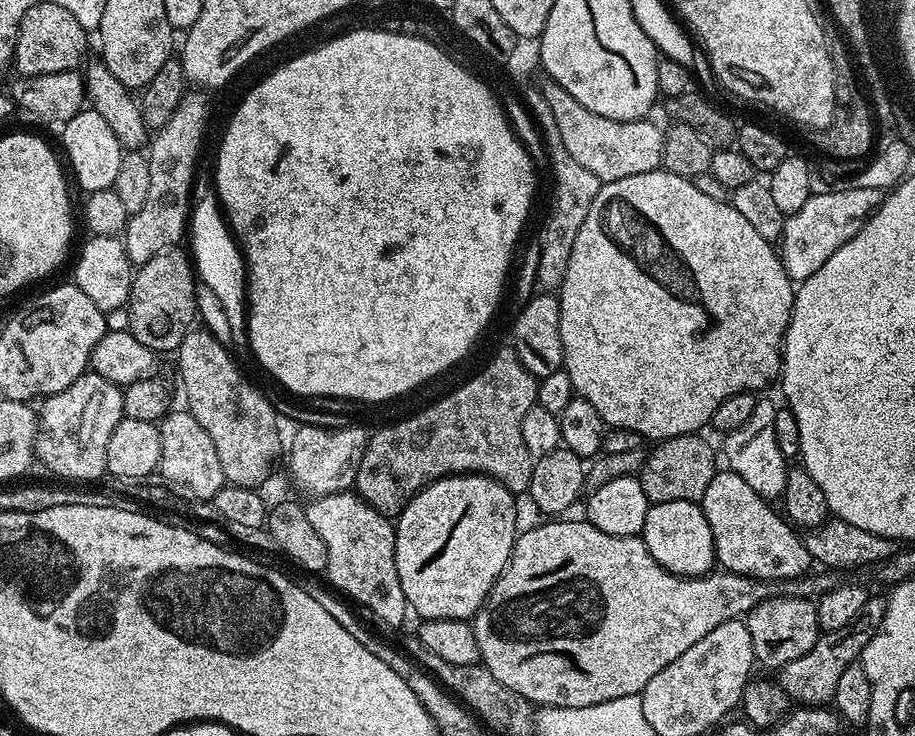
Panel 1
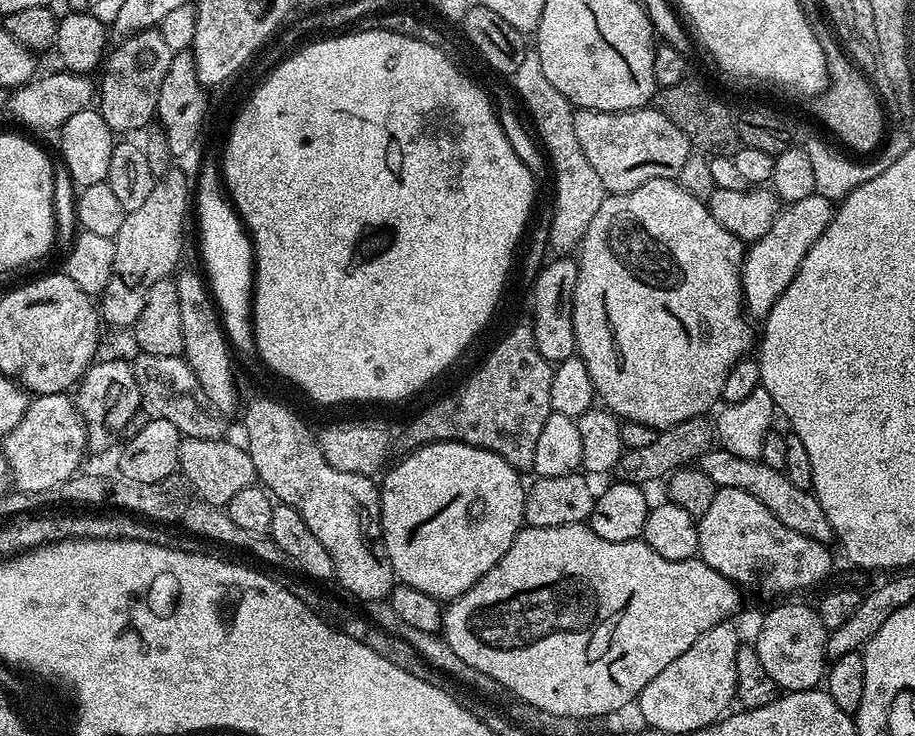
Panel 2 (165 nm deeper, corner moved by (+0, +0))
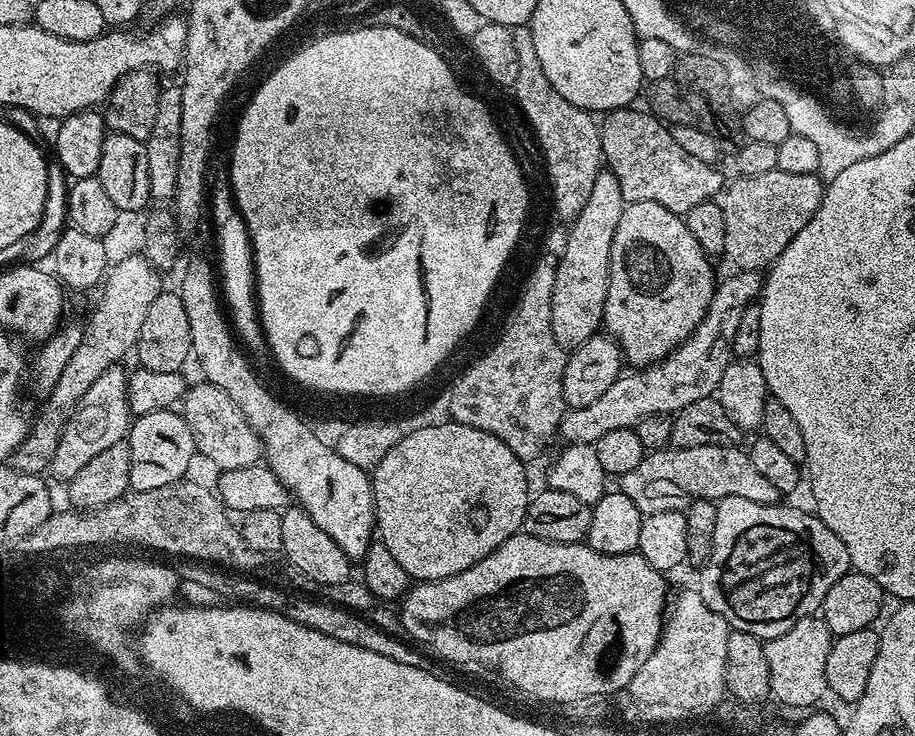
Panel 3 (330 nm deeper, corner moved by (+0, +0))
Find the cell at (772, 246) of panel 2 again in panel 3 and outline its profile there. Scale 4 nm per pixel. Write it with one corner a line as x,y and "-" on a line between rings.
737,271
736,276
732,276
729,280
721,279
716,286
716,293
714,294
714,298
710,300
710,306
706,310
706,314
702,318
702,322
698,322
698,326
695,330
687,338
679,344
678,347
669,354
666,359
660,360
657,364
650,364
647,368
642,368
639,370
628,370
632,372
625,371
621,376
616,379
614,385
610,386
610,389
606,390
604,394
602,394
601,398
598,398
598,401
592,402
590,406
580,407
569,409
563,419
560,421
560,431
559,435
563,438
567,443
580,443
580,444
595,444
602,438
603,434
608,434
613,430
618,430
622,428
635,428
636,424
642,418
646,418
650,414
675,414
683,410
686,406
690,406
690,402
698,402
698,398
706,398
707,396
715,396
716,388
722,382
722,374
726,374
726,366
731,364
734,357
732,354
732,343
734,342
734,334
738,330
738,322
742,322
742,314
746,314
746,310
748,307
753,304
753,302
761,295
762,292
762,276
760,272
742,272

